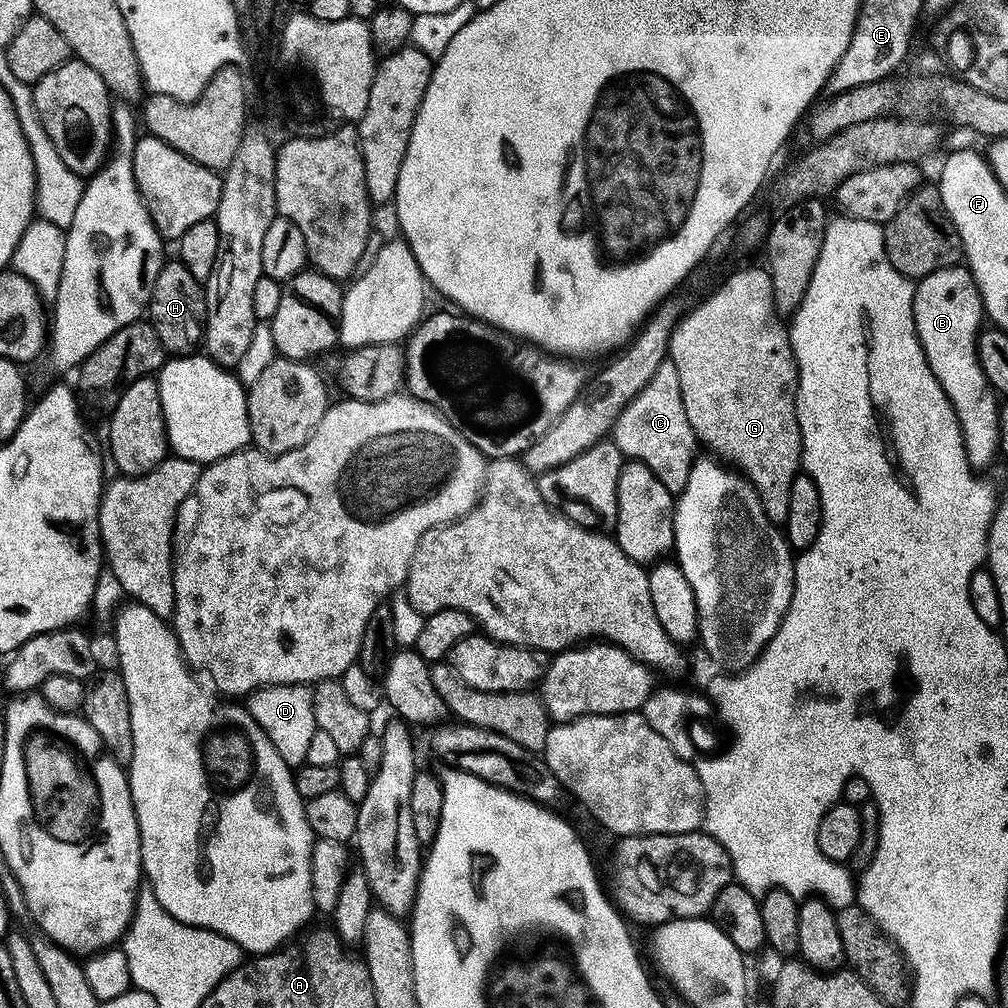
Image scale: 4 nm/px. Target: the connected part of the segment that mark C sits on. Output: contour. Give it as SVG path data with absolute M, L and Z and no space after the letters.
M671 359L658 366L650 382L625 406L611 430L610 439L629 461L645 464L666 490L674 494L683 490L698 456L698 441L686 418L686 406L682 406L678 370L674 370Z

